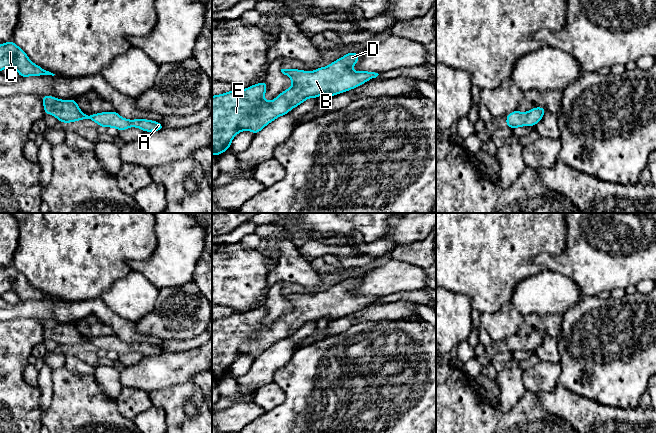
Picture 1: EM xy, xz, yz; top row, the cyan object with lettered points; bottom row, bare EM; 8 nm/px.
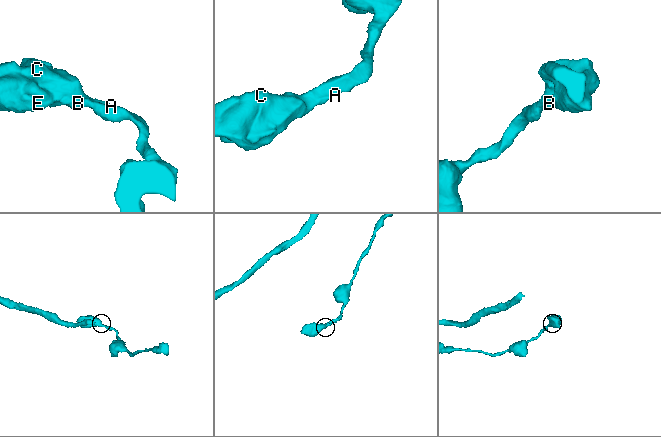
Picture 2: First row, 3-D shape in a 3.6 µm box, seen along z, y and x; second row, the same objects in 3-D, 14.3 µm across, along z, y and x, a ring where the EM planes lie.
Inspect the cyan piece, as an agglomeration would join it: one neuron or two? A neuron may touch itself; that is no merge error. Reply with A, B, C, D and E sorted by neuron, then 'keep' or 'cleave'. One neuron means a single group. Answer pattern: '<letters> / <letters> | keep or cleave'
A B C D E | keep

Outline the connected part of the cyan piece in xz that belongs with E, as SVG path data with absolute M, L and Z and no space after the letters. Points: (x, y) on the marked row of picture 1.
M350 52L330 63L327 67L319 67L313 72L281 69L281 72L293 81L293 85L270 102L264 100L264 94L267 91L265 80L246 89L236 89L212 96L212 155L223 154L231 147L232 139L239 132L248 130L253 134L257 134L277 117L286 115L292 108L302 104L308 98L318 98L324 93L330 98L352 90L379 75L370 71L352 72L351 68L359 59L360 55L358 53Z

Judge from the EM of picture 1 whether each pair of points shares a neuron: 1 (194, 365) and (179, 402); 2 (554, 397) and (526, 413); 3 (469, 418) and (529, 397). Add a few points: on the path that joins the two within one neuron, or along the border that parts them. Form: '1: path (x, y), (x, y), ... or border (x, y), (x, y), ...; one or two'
1: border (189, 380), (164, 388); two
2: border (536, 393), (540, 407), (559, 417); two
3: path (484, 418), (510, 418), (516, 412); one

